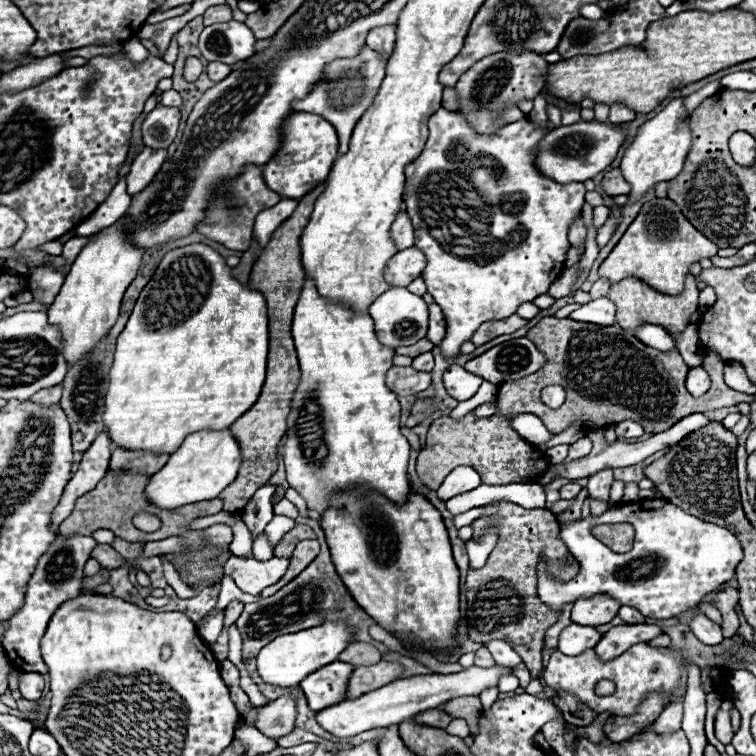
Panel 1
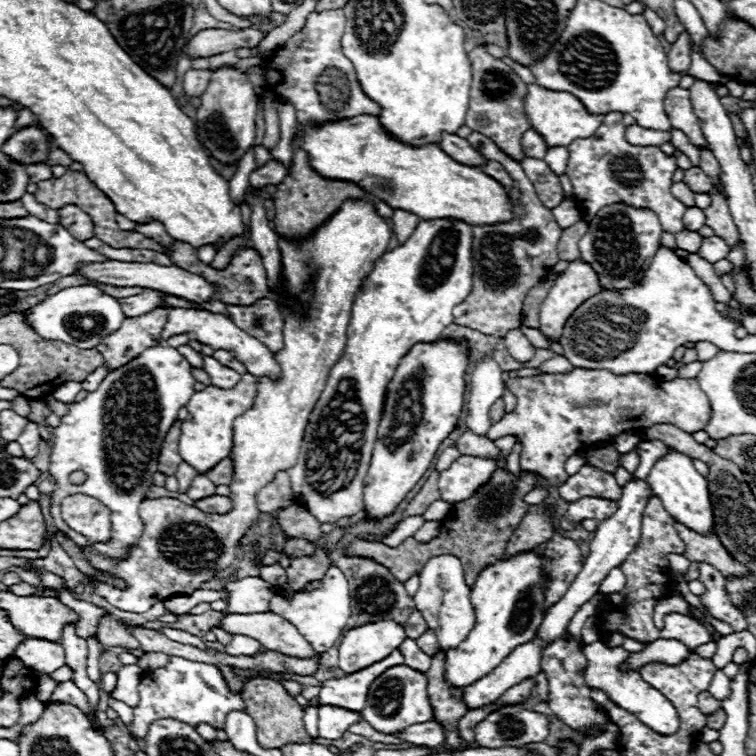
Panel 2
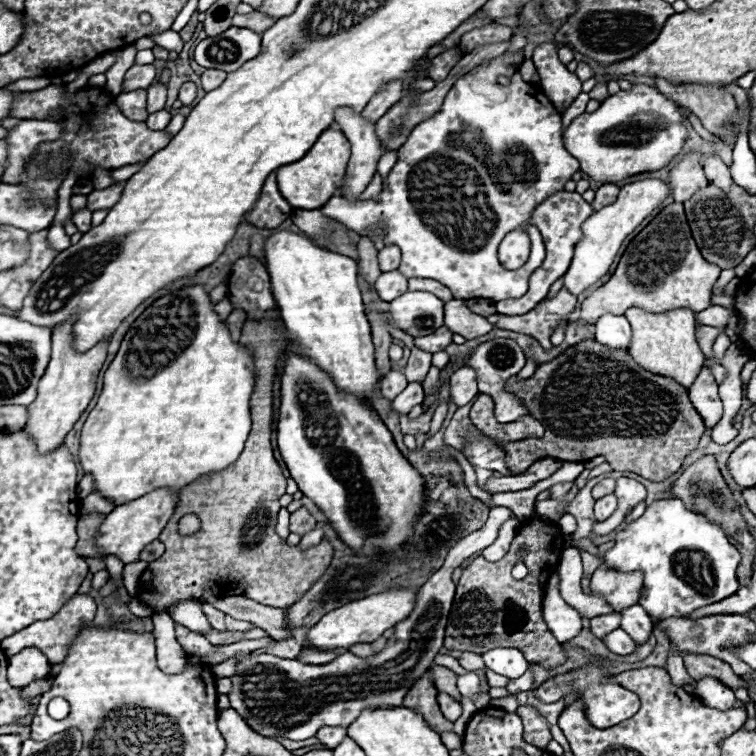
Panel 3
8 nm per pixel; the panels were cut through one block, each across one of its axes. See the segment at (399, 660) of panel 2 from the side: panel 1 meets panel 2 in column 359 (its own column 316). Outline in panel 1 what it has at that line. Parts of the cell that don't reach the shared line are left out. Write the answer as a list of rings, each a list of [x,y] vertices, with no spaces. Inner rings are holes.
[[[332,662],[312,672],[312,676],[304,678],[299,685],[308,700],[308,708],[318,712],[324,706],[334,706],[342,702],[348,692],[348,680],[352,676],[352,670],[352,664]]]

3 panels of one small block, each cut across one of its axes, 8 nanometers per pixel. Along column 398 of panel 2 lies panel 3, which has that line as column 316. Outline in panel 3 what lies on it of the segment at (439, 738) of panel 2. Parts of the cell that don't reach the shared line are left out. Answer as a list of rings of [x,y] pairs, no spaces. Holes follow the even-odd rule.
[[[320,728],[316,738],[326,746],[326,748],[336,748],[344,738],[346,738],[346,728]]]

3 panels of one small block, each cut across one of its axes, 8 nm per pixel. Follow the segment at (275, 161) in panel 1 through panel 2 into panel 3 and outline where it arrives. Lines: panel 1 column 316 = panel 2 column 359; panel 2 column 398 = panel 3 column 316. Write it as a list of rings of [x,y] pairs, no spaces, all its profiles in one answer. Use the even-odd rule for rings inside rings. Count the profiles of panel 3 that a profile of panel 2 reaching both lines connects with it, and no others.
[[[328,128],[320,134],[316,144],[308,150],[304,158],[276,170],[278,188],[294,208],[302,208],[302,210],[322,208],[322,204],[330,200],[332,194],[336,194],[336,190],[342,186],[348,160],[350,160],[350,144],[346,136],[340,130]]]

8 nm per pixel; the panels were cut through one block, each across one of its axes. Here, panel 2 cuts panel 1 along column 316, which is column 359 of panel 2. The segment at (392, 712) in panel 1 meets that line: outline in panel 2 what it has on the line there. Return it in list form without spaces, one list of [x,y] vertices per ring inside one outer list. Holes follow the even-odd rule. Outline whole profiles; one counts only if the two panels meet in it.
[[[320,706],[318,710],[318,732],[322,738],[338,740],[342,734],[360,720],[360,712],[338,708],[338,706]]]

